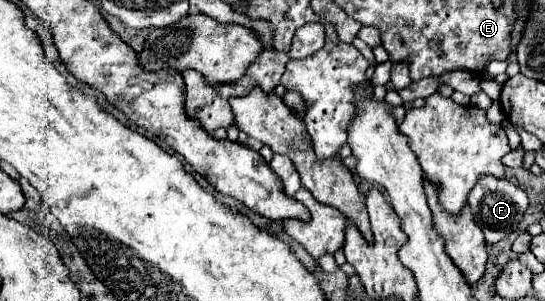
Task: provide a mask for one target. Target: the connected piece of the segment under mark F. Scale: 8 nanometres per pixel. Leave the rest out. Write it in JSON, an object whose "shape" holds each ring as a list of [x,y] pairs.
{"shape":[[[484,176],[472,188],[472,192],[468,196],[468,204],[470,204],[470,210],[476,218],[476,224],[484,232],[486,244],[492,246],[492,244],[508,238],[516,230],[516,226],[522,222],[524,212],[528,210],[528,194],[522,188],[518,188],[516,184],[508,182],[508,180],[498,180],[498,178],[492,178],[492,176]]]}

